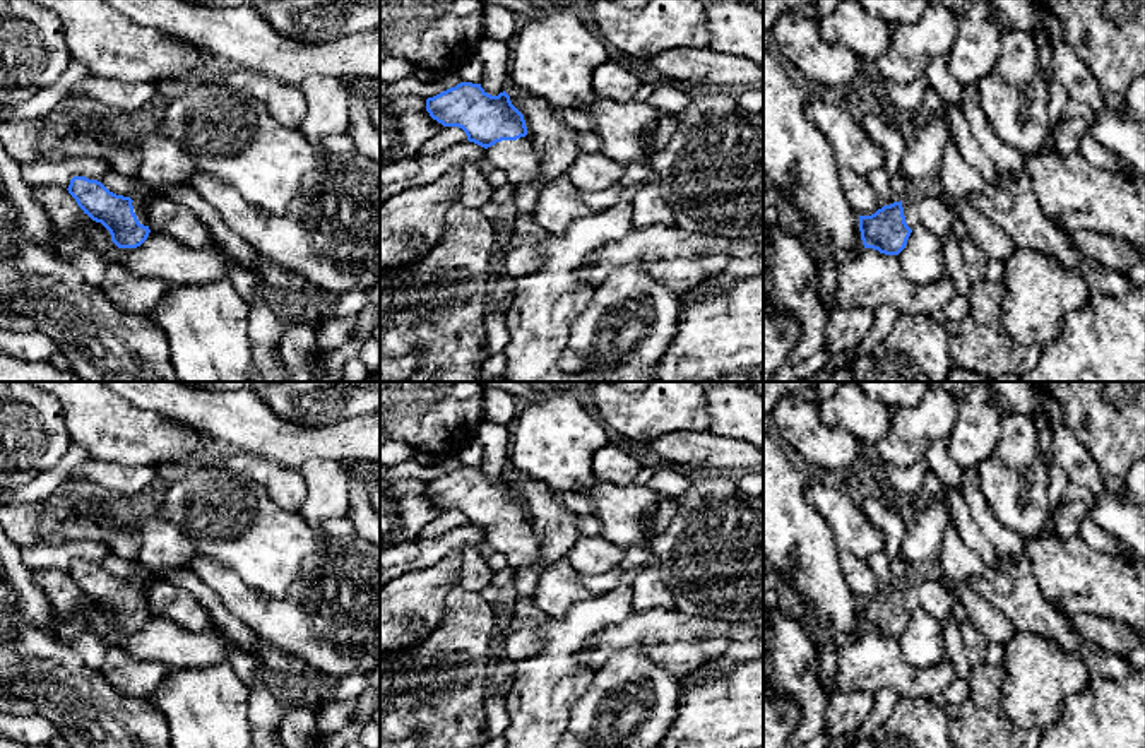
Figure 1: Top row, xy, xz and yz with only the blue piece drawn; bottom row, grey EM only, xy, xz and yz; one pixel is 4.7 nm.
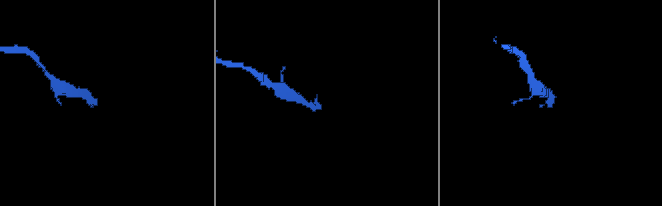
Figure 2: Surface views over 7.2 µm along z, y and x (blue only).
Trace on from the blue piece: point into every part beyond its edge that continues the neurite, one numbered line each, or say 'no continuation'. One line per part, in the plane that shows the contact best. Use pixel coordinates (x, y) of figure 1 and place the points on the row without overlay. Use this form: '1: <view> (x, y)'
1: xz (517, 541)

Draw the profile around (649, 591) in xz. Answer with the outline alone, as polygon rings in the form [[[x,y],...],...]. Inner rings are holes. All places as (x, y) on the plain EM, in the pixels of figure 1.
[[[644,567],[630,584],[633,611],[674,609],[674,594],[657,567]]]

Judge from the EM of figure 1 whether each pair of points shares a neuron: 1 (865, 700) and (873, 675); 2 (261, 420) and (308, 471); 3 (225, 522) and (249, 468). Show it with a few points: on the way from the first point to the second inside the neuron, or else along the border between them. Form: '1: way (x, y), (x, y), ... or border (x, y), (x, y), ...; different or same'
1: border (873, 692), (848, 692), (839, 697); different
2: border (344, 464), (305, 461), (296, 469); different
3: border (207, 463), (249, 476), (274, 504); different

